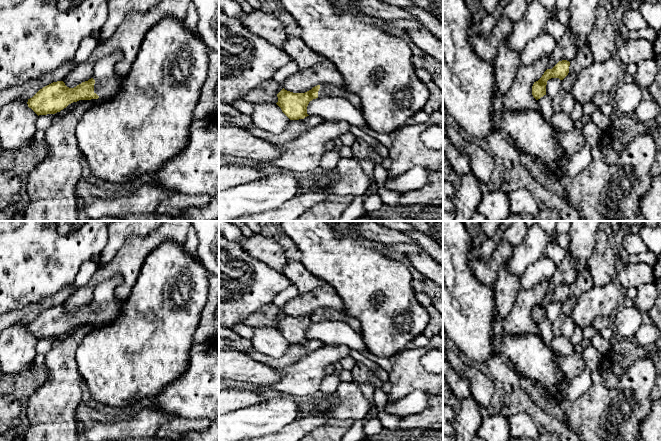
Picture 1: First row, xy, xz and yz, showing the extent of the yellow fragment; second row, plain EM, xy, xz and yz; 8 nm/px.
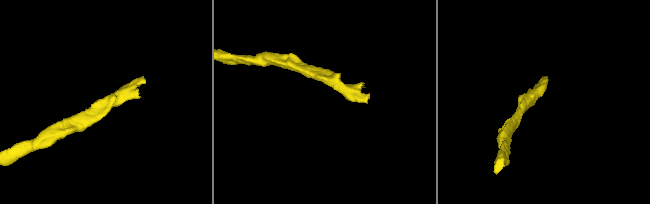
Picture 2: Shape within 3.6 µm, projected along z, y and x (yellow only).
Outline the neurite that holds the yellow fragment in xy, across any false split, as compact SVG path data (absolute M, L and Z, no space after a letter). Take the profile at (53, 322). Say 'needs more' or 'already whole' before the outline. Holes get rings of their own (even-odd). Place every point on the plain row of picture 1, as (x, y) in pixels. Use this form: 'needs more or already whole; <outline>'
needs more; M116 275L101 282L94 289L92 302L74 312L67 311L63 305L53 306L43 311L28 323L28 331L39 340L60 336L69 328L79 324L116 320L121 315L125 302L118 301L115 297L115 289L121 281L121 276Z

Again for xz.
needs more; M331 308L317 309L305 317L293 317L283 312L277 321L276 328L290 344L304 343L309 340L307 330L310 325L318 321L341 321L347 323L357 333L362 332L362 325L357 319Z

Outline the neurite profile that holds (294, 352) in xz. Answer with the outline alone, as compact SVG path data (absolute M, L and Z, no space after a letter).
M307 340L304 343L290 344L284 355L279 358L273 358L254 349L249 352L249 356L256 361L262 362L279 370L295 363L305 354L311 353L323 346L324 343L319 340Z

